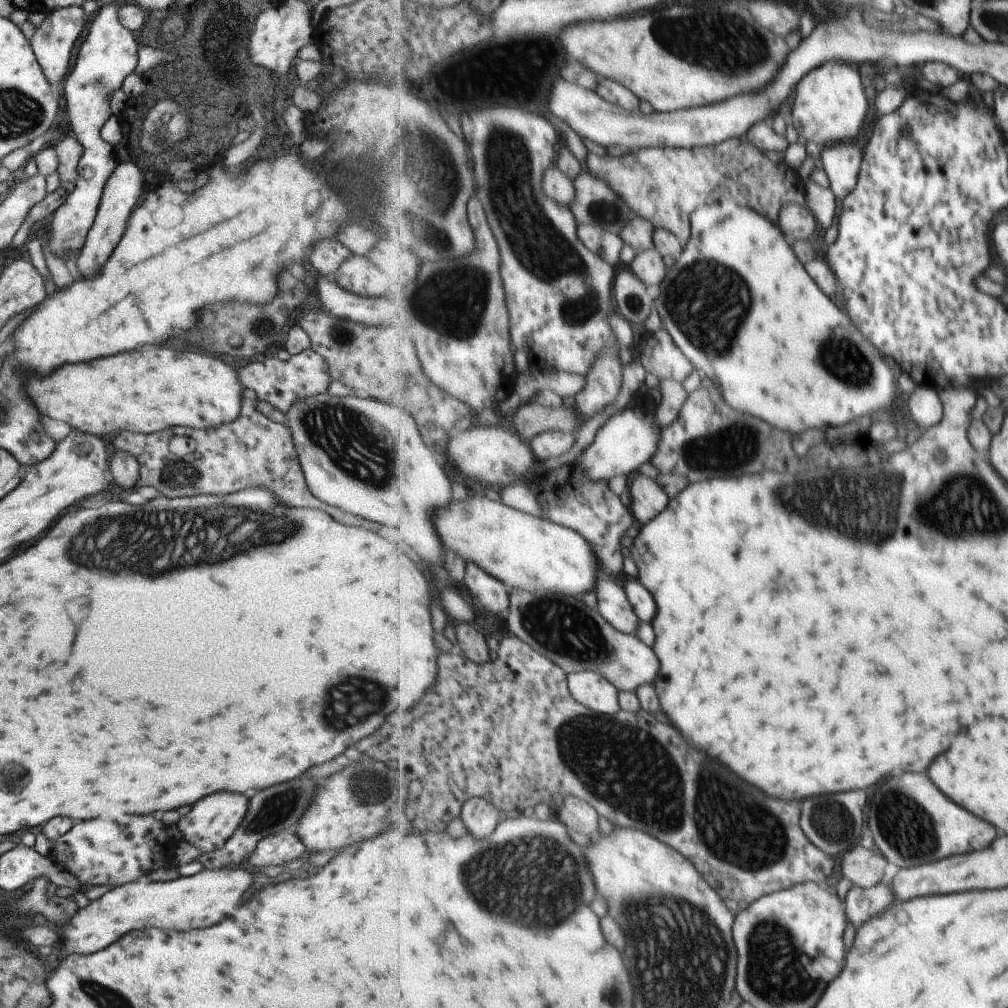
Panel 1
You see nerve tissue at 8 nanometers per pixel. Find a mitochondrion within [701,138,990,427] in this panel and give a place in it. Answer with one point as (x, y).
(838, 354)

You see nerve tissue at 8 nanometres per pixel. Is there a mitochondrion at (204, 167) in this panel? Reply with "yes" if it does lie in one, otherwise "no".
no

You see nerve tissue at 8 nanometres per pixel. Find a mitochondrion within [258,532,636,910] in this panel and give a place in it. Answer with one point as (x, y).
(560, 627)

